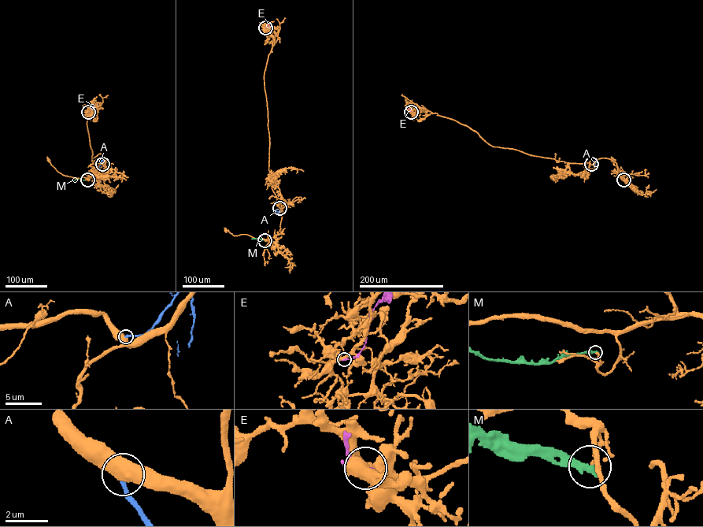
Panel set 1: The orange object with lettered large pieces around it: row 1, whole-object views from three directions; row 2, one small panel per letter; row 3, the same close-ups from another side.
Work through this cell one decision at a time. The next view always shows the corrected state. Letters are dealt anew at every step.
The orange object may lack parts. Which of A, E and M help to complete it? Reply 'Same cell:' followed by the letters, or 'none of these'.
Same cell: none of these

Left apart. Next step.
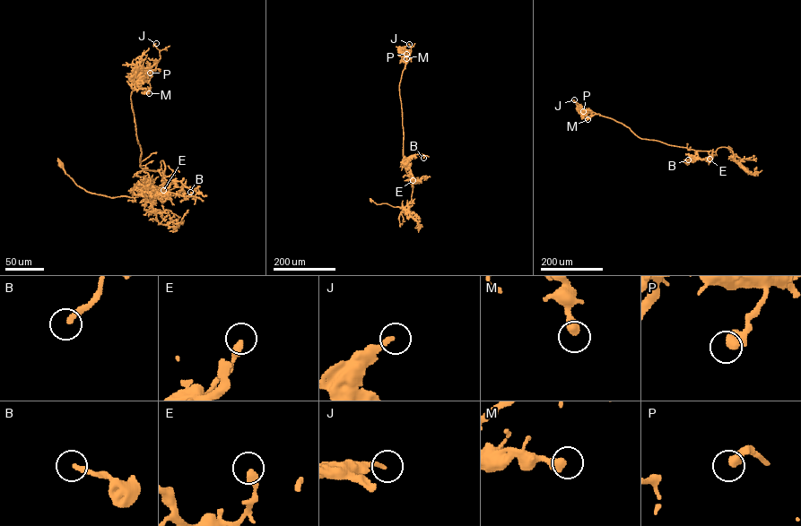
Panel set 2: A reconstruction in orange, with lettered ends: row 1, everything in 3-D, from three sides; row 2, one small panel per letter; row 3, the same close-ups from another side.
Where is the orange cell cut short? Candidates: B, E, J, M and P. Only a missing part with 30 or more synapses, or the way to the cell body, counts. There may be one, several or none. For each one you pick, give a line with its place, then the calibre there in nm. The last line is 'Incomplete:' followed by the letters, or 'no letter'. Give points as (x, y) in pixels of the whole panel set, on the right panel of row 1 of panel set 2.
J: Place: (574, 99). Thickness 200 nm
P: Place: (583, 111). Thickness 480 nm
Incomplete: J, P

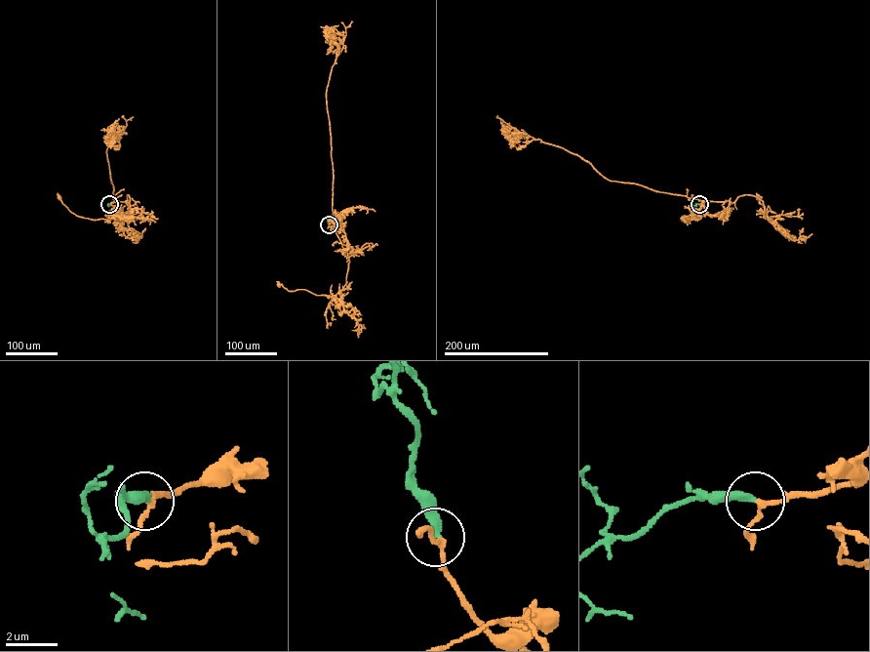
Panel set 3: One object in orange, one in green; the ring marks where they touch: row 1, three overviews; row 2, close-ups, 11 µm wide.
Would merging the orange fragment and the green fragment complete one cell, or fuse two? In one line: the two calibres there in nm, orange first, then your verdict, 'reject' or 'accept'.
calibres 180 and 320 nm; accept

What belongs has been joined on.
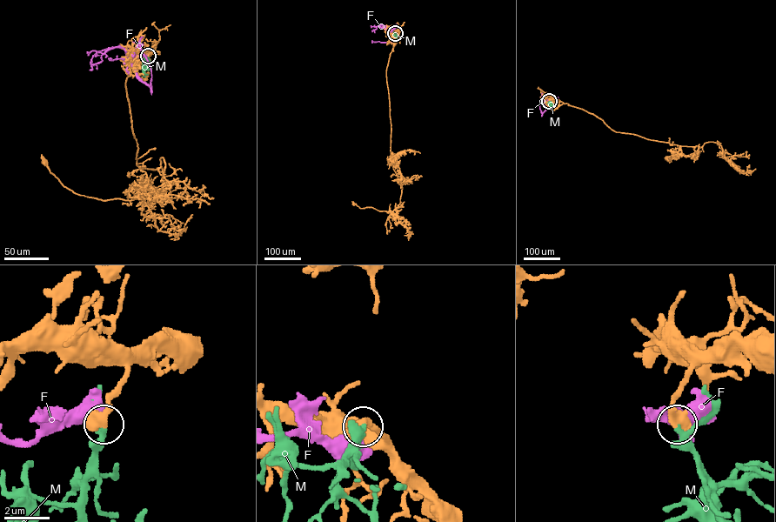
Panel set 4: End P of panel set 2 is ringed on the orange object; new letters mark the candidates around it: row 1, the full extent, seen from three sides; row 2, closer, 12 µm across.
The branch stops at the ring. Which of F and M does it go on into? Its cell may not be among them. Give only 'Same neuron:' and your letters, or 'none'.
Same neuron: M

